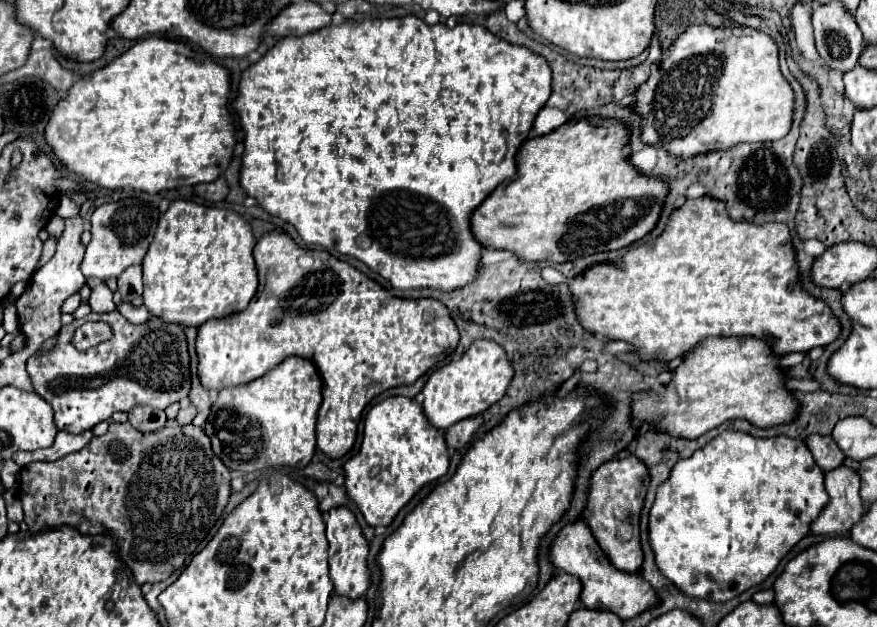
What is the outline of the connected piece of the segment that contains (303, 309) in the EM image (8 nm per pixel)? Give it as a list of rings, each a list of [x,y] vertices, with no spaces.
[[[264,234],[258,240],[254,248],[254,260],[262,282],[262,292],[252,298],[248,308],[240,314],[232,314],[232,318],[224,320],[214,318],[212,322],[204,322],[204,326],[198,328],[198,374],[204,388],[222,390],[264,376],[288,356],[310,358],[324,380],[324,400],[316,424],[318,448],[330,458],[342,458],[354,446],[358,422],[366,404],[392,386],[416,382],[422,374],[456,350],[460,334],[454,320],[450,318],[450,312],[438,300],[394,298],[372,278],[334,258],[330,252],[308,250],[308,254],[314,258],[314,264],[310,268],[302,268],[298,264],[302,254],[306,254],[306,250],[302,250],[288,234]]]

